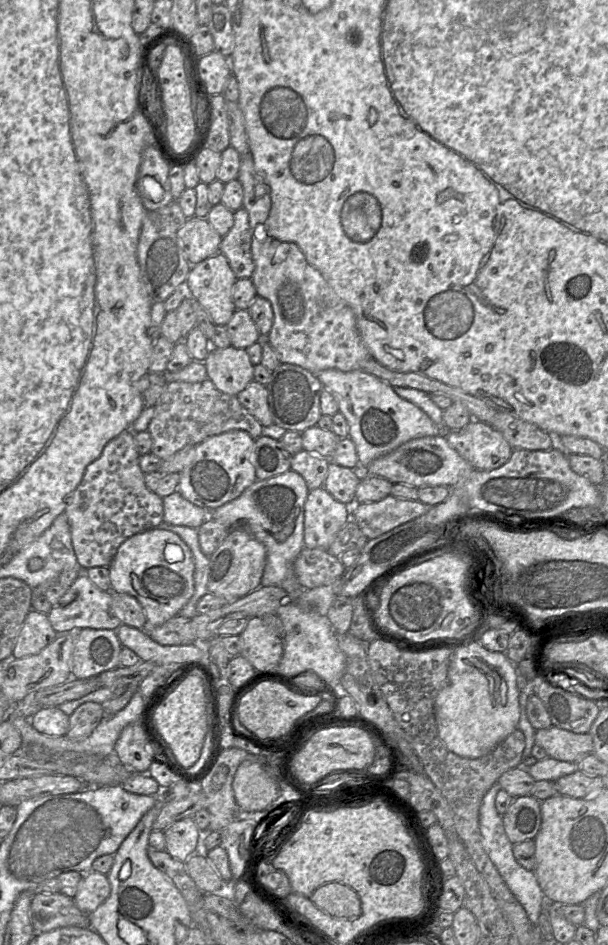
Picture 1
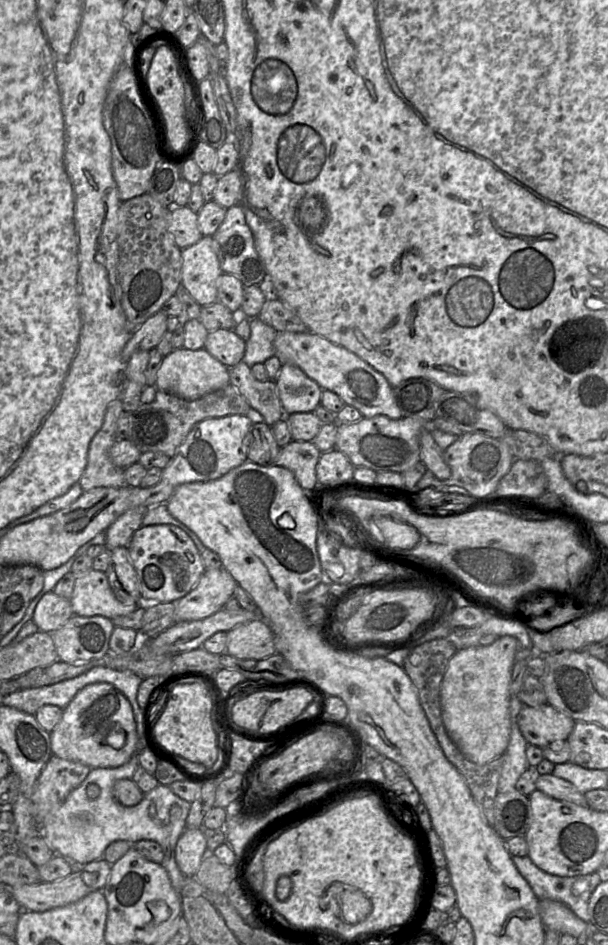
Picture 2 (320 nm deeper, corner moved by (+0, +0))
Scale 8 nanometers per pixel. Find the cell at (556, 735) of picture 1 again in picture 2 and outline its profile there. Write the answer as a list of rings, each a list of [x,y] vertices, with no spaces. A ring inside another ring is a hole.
[[[548,703],[536,707],[523,706],[517,724],[528,744],[544,748],[558,740],[567,740],[575,720]]]

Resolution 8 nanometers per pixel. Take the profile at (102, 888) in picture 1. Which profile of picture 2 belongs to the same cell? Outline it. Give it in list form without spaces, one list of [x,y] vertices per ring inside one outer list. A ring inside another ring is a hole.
[[[103,858],[88,864],[73,864],[73,872],[63,879],[12,887],[11,893],[23,910],[45,912],[77,902],[94,891],[102,890],[110,877],[111,867],[112,865]]]

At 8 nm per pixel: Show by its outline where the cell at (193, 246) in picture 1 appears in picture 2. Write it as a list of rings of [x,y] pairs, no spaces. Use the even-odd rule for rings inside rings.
[[[188,206],[170,209],[169,233],[180,249],[194,245],[203,237],[198,227],[197,214]]]

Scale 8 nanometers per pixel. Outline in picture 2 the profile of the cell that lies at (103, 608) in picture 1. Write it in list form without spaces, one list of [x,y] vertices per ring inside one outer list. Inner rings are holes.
[[[94,569],[84,576],[77,576],[69,600],[74,615],[109,619],[132,613],[140,605],[120,602],[109,585],[106,573]]]

